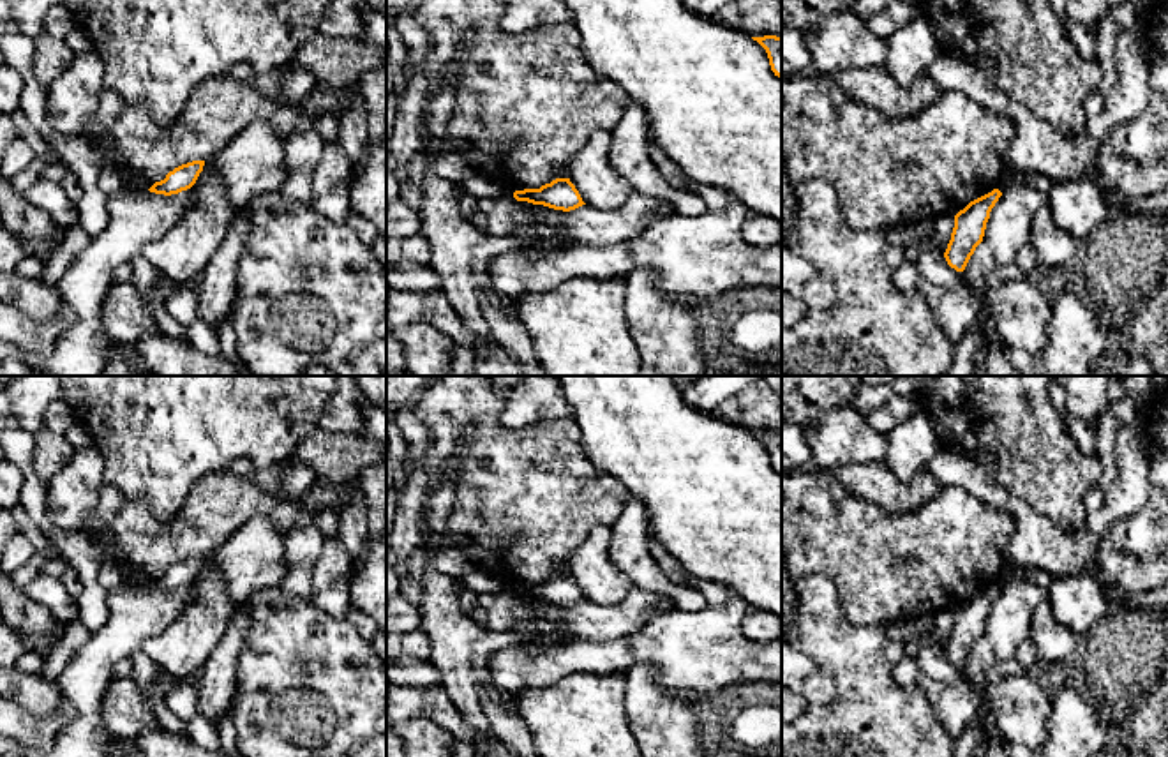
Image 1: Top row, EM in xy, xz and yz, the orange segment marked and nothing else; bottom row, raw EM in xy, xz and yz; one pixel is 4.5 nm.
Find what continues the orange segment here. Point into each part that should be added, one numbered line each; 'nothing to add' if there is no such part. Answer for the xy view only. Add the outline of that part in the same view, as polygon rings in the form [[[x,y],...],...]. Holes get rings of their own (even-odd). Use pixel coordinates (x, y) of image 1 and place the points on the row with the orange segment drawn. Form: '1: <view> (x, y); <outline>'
nothing to add

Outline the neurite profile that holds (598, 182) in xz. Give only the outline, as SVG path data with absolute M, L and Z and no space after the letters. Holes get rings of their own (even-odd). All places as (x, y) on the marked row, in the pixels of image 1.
M598 131L568 164L568 178L582 201L600 210L616 210L633 194L630 182L612 166L609 148L610 132Z

